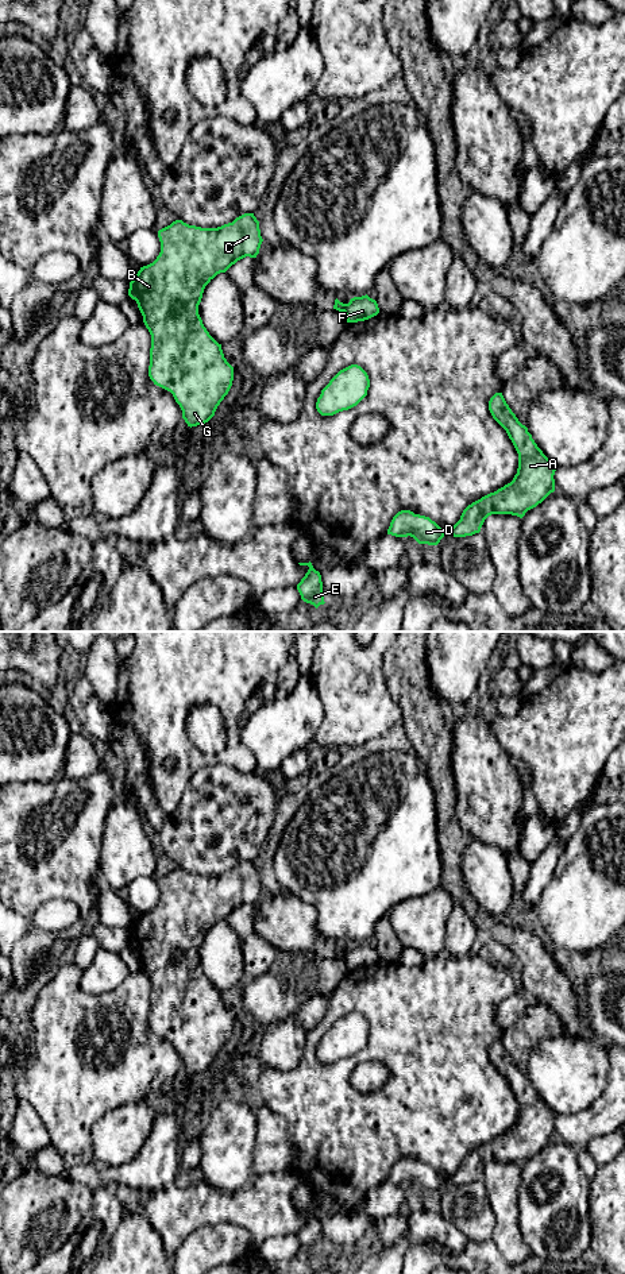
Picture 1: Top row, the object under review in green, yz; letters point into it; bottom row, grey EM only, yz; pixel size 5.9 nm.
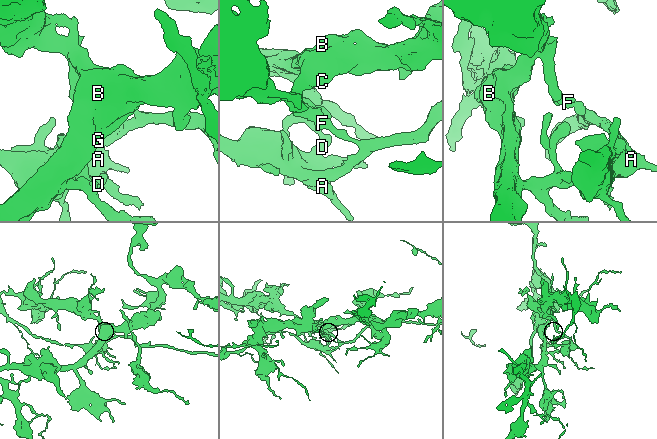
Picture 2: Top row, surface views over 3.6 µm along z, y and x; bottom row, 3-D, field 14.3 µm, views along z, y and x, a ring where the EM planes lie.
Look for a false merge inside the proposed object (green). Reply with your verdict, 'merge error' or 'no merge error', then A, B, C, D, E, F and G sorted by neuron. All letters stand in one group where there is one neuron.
merge error | A D F / B C E G

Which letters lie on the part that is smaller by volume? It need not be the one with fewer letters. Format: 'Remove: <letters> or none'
Remove: A, D, F

